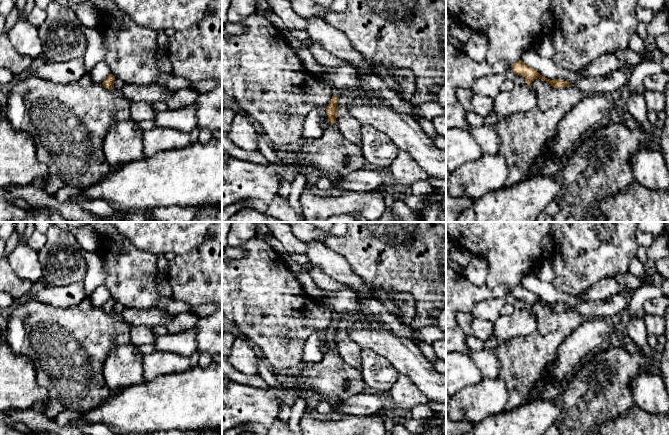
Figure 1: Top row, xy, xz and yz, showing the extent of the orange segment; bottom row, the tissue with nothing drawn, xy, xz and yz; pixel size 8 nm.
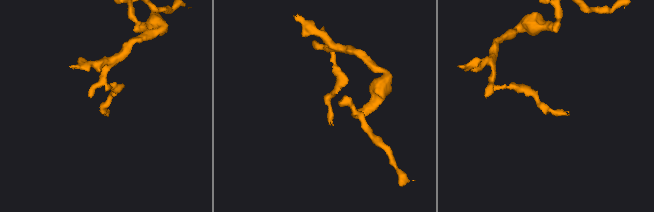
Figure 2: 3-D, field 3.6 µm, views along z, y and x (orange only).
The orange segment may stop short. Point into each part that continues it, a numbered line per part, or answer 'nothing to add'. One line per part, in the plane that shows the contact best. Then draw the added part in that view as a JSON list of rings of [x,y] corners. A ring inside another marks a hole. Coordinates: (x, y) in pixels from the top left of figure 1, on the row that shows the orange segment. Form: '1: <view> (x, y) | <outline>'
1: xz (334, 156) | [[[331,123],[329,128],[318,139],[308,139],[305,145],[297,151],[286,151],[284,148],[274,147],[276,155],[280,159],[293,159],[304,169],[314,168],[332,180],[347,176],[355,171],[370,167],[363,156],[361,148],[348,141],[338,130],[335,123]]]

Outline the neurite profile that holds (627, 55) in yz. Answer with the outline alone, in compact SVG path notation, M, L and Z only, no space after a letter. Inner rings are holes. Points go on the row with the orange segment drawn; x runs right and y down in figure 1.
M629 47L623 49L617 49L609 54L615 55L617 58L624 61L626 63L626 66L630 68L635 67L636 65L638 65L643 61L654 60L660 63L664 72L669 74L669 55L663 53L658 48L653 51L649 51L646 49L644 53L641 55L635 53Z

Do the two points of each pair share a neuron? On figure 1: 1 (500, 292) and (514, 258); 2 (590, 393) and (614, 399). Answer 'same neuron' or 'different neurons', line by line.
1: different neurons
2: same neuron

